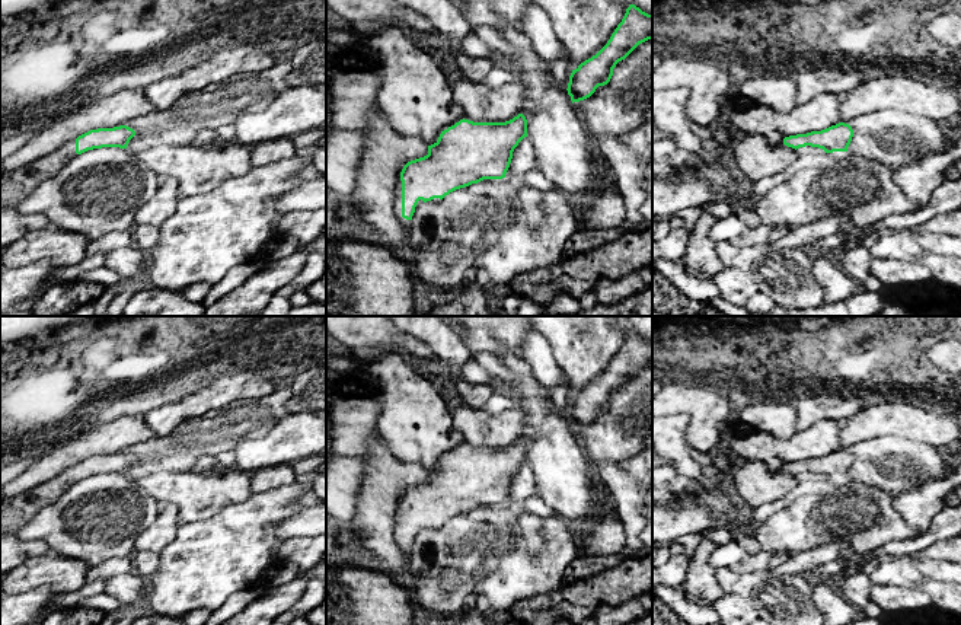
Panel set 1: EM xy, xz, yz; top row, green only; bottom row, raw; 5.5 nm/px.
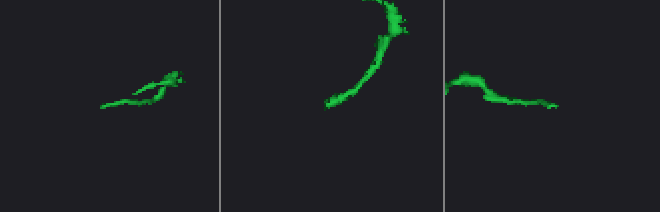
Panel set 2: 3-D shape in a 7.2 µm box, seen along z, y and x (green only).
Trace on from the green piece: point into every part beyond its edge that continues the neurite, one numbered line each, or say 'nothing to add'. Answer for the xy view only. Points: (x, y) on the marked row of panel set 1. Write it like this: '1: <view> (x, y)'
1: xy (15, 185)

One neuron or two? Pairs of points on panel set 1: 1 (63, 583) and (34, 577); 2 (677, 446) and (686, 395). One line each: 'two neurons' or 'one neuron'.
1: one neuron
2: two neurons

